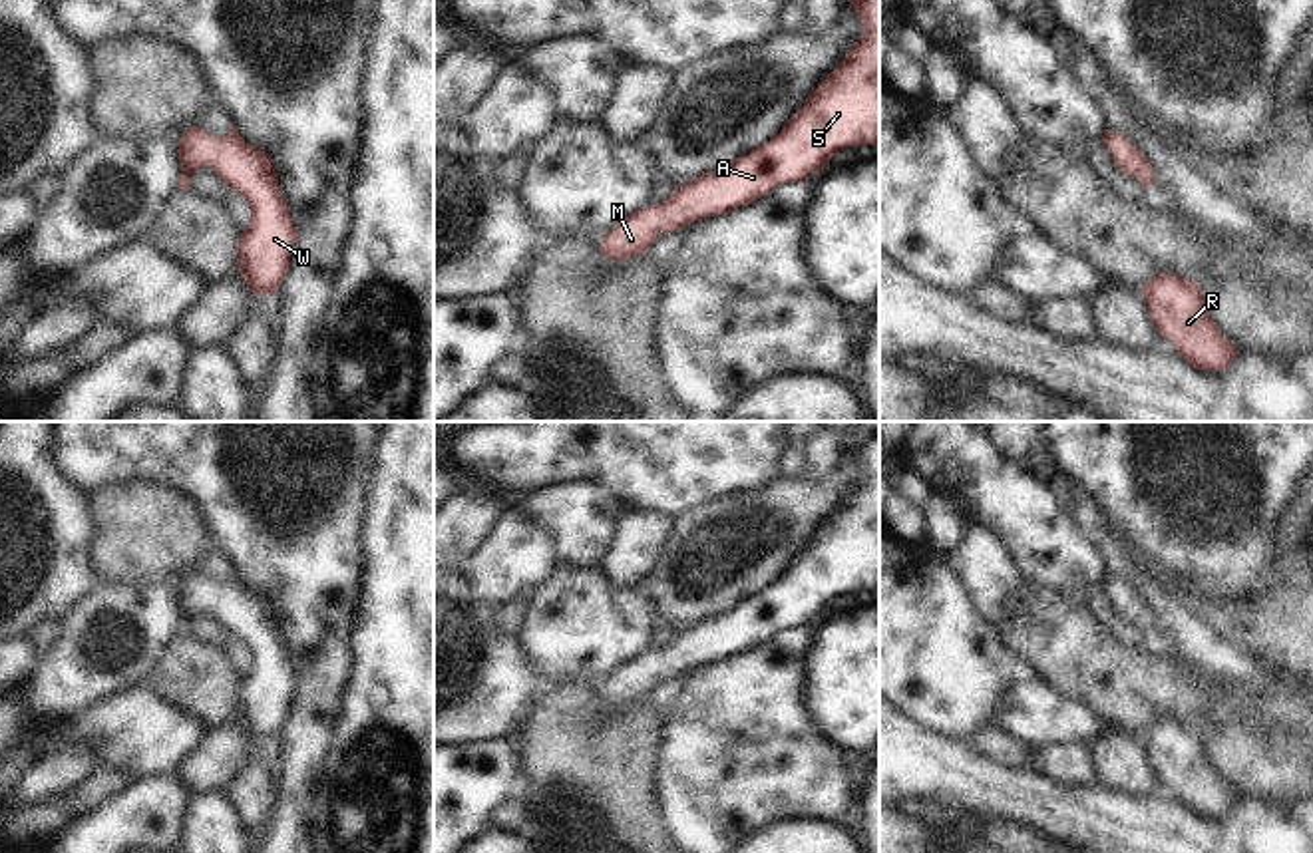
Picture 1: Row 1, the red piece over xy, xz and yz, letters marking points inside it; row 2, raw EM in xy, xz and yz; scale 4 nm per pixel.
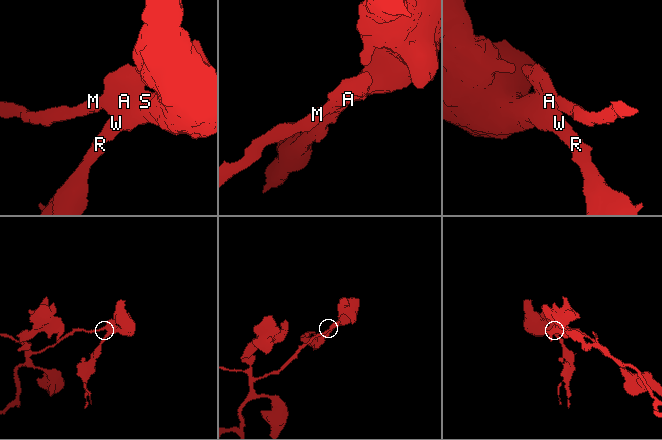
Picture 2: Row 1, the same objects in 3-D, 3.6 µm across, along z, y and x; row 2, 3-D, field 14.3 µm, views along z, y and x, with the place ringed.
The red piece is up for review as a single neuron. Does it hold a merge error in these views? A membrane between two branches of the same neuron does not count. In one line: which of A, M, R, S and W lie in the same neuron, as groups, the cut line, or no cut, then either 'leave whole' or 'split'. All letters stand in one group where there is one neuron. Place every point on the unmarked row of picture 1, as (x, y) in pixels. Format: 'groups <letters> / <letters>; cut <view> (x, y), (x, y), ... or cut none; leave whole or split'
groups A M R S W; cut none; leave whole

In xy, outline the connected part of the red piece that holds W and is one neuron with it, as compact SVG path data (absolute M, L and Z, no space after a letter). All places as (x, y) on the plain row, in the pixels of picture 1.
M193 573L179 587L179 608L183 618L177 634L191 634L191 620L209 612L251 650L251 670L239 684L237 716L251 738L277 738L288 714L296 672L269 598L247 589L237 573L219 583Z

